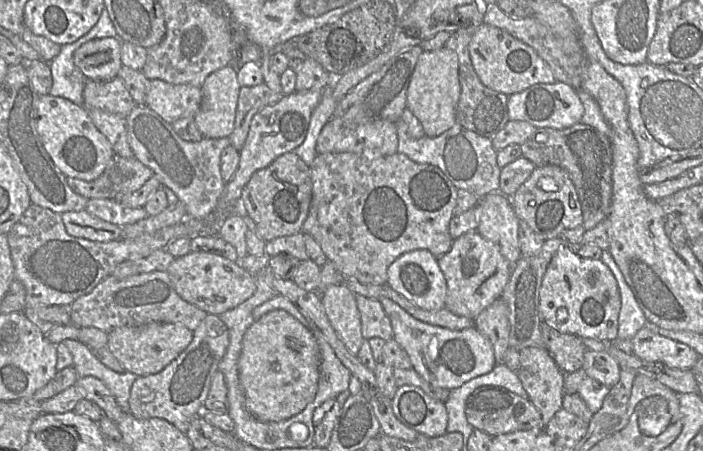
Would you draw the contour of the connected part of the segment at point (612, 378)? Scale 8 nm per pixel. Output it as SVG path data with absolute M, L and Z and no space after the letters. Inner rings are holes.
M587 349L584 353L582 369L587 377L612 387L620 378L621 368L615 358L607 351L594 351Z

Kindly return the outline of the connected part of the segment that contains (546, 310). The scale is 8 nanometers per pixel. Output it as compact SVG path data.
M569 245L561 246L553 255L539 291L541 322L562 333L580 338L611 341L618 335L621 299L617 281L600 259L581 257Z

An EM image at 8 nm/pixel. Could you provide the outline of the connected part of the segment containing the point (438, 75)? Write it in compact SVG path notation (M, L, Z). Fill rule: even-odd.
M446 47L423 51L417 60L408 86L407 107L421 122L427 136L439 136L454 126L460 93L457 54Z

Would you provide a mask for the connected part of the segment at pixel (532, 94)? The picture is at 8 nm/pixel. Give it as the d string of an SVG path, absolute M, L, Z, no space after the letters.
M559 81L553 84L535 84L522 92L512 94L508 97L507 107L510 121L526 121L536 128L564 129L579 123L584 113L578 92Z

